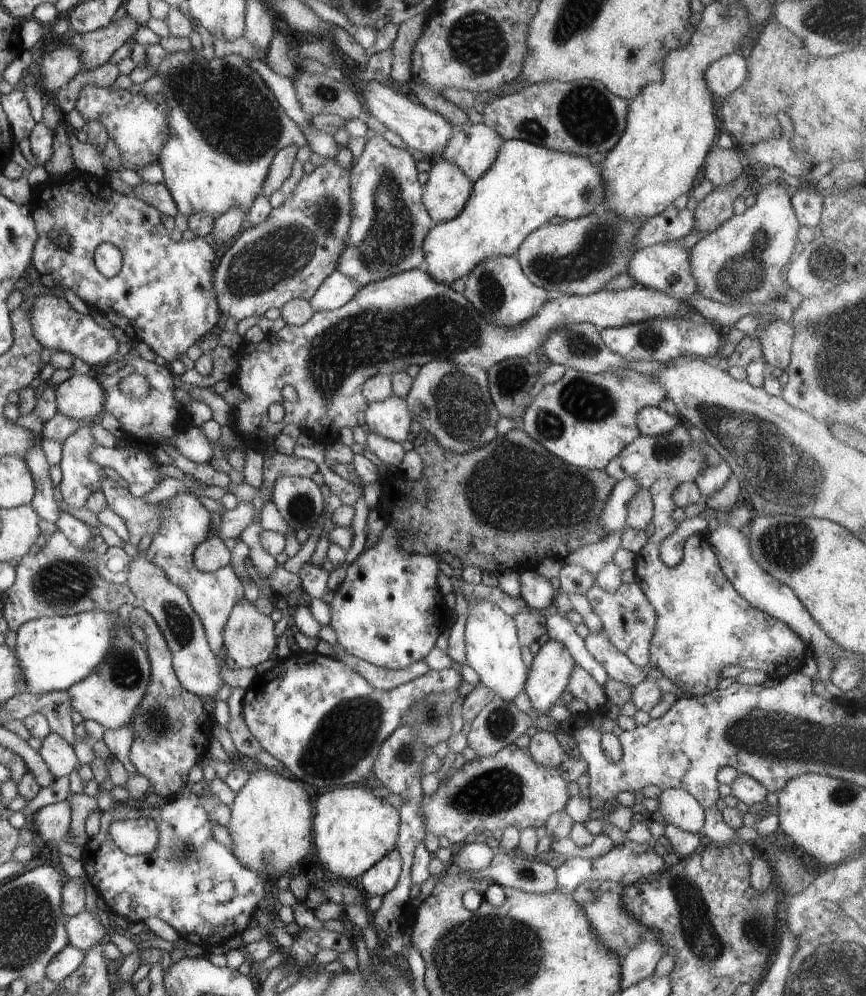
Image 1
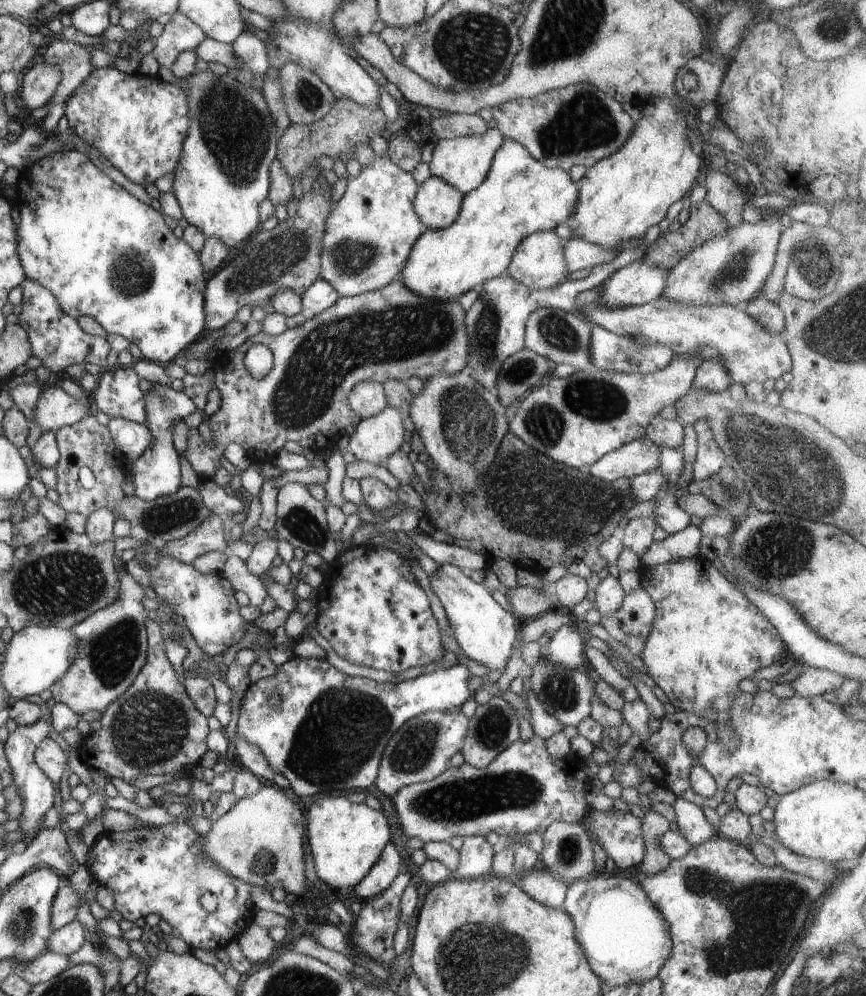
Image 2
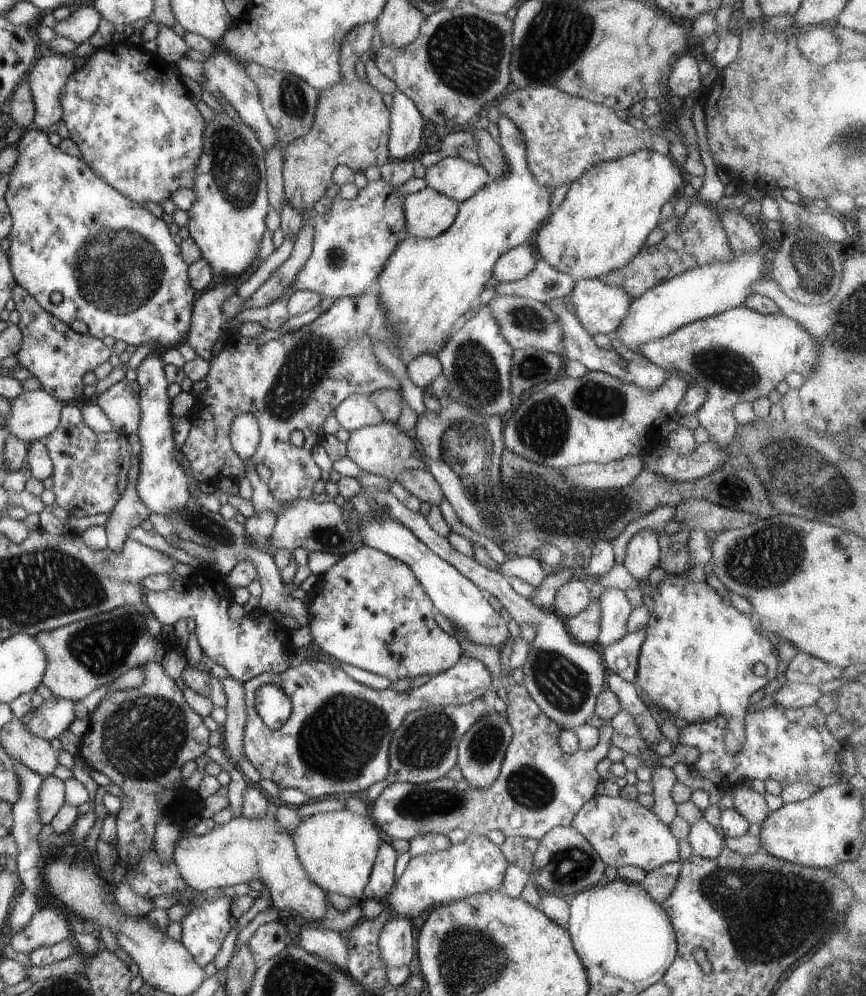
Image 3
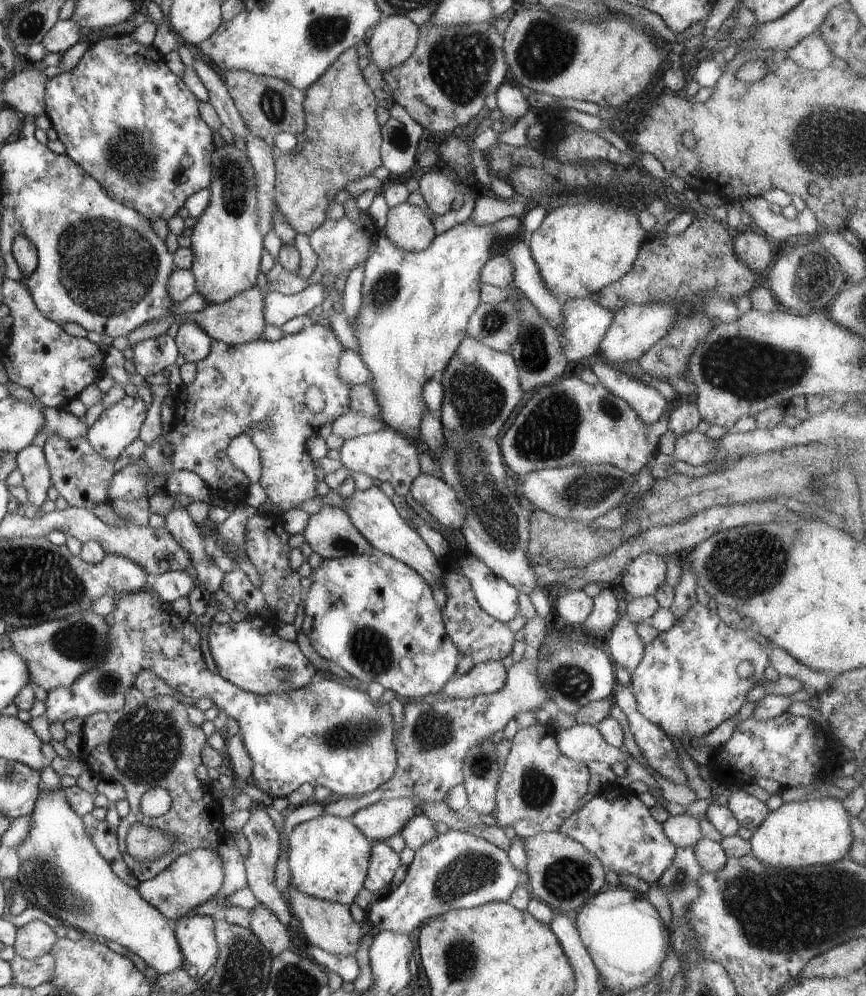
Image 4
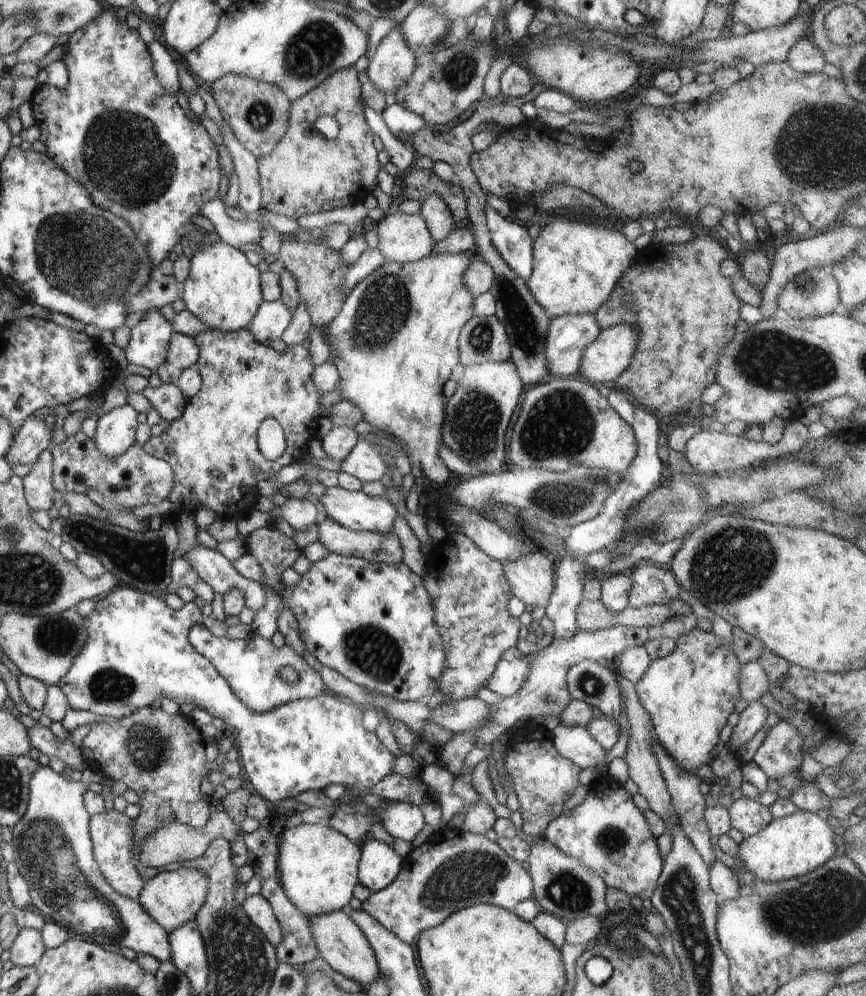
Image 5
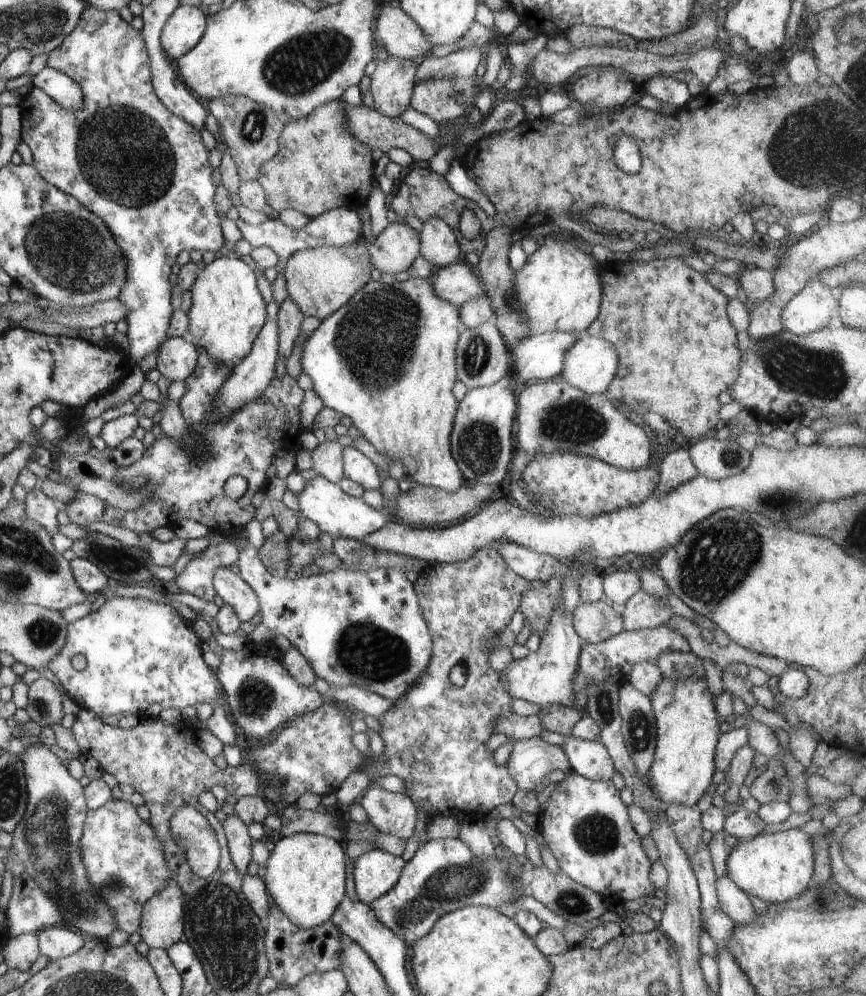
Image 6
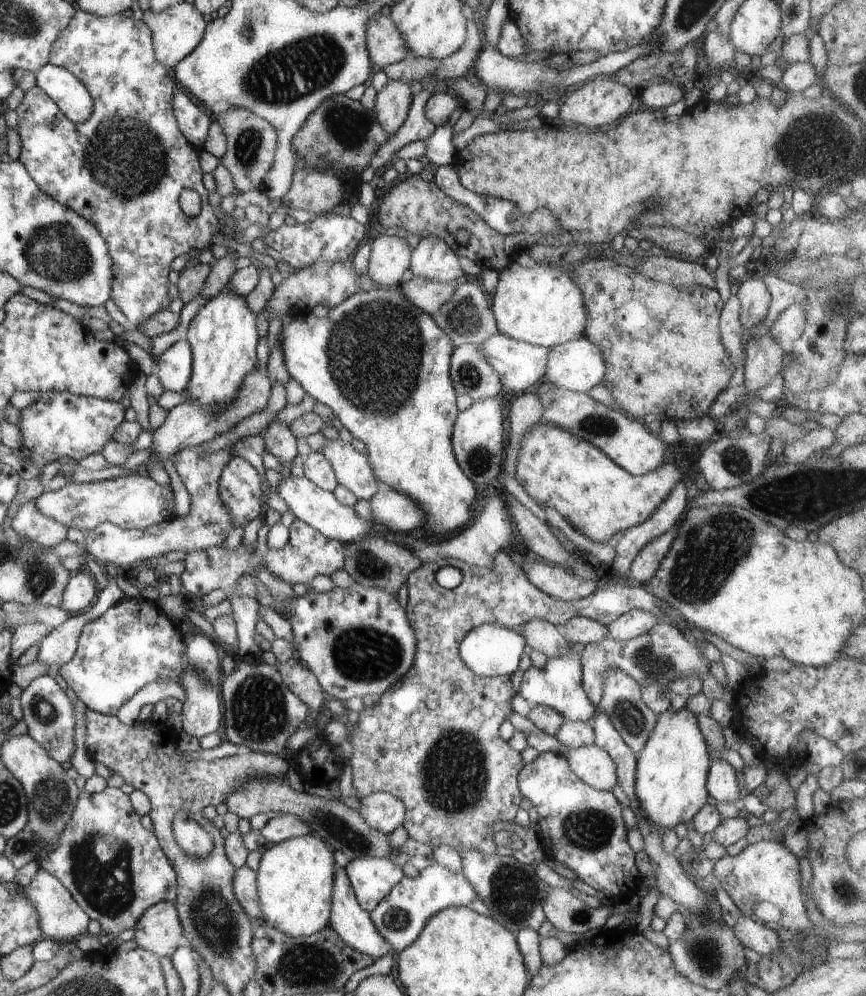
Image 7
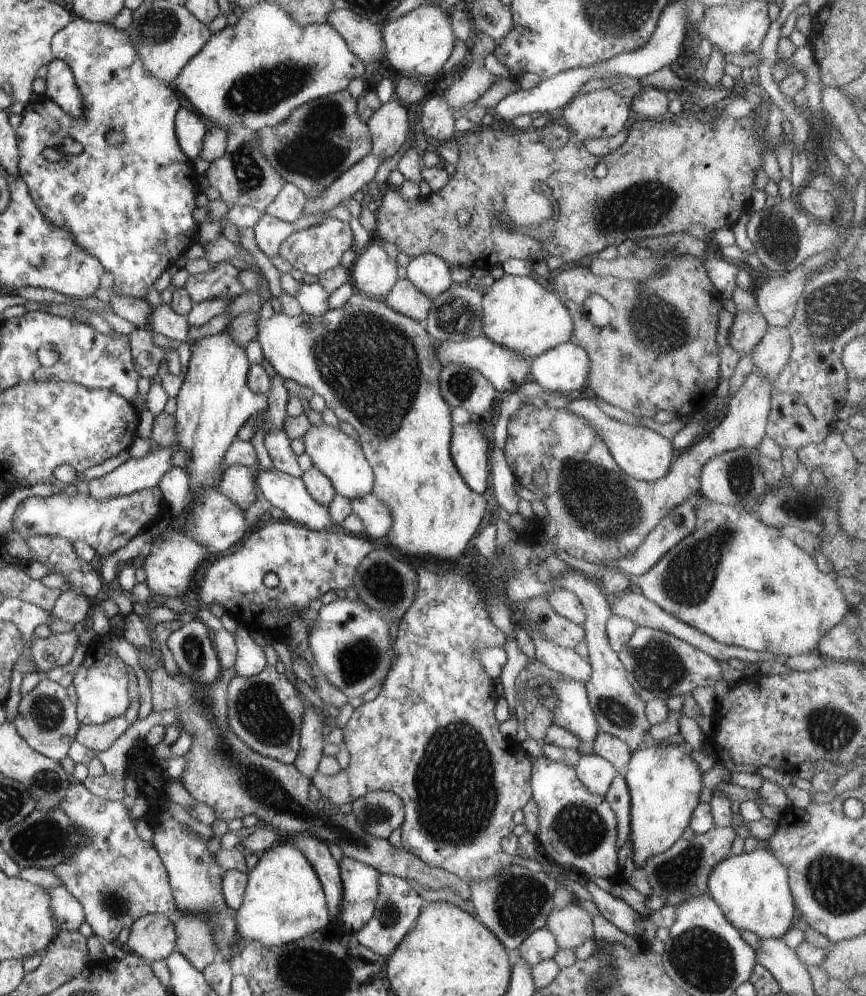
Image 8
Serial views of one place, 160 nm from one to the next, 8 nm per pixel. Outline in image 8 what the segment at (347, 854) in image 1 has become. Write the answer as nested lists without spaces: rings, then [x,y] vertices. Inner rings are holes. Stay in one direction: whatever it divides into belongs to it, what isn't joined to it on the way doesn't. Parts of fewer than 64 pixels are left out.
[[[284,839],[276,842],[247,872],[247,887],[235,916],[237,932],[246,942],[279,947],[310,936],[330,922],[327,898],[316,871],[296,847]]]

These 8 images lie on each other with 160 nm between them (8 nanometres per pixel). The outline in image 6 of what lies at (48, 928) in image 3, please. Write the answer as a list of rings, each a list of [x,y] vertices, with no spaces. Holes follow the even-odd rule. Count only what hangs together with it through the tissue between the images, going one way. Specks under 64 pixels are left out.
[[[28,932],[12,937],[3,950],[4,962],[10,969],[27,971],[40,956],[38,936]]]

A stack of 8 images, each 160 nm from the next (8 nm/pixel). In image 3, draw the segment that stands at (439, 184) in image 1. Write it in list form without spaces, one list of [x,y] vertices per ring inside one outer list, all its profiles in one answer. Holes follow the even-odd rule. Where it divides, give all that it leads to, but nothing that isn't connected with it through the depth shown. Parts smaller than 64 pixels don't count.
[[[432,188],[406,195],[404,218],[406,230],[417,238],[435,238],[455,222],[459,203]]]

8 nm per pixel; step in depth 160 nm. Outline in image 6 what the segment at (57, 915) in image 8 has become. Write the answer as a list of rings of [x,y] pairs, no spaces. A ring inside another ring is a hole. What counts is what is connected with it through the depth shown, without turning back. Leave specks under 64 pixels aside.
[[[26,871],[14,877],[12,896],[7,907],[8,936],[34,932],[50,926],[65,926],[66,916],[58,902],[48,896]]]

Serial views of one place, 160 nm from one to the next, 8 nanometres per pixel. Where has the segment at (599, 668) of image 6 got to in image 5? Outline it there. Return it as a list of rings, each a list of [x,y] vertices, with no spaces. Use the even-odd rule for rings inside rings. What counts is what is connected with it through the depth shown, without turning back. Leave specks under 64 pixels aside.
[[[689,610],[686,614],[674,614],[674,618],[666,620],[660,626],[626,627],[619,625],[596,631],[579,629],[570,638],[554,637],[548,646],[530,655],[530,670],[528,670],[528,677],[522,684],[522,688],[514,696],[503,697],[499,702],[490,704],[490,716],[484,722],[484,726],[462,730],[462,732],[452,732],[452,736],[465,733],[476,738],[474,747],[490,746],[498,740],[500,735],[514,731],[518,721],[532,720],[540,716],[555,720],[570,705],[572,699],[566,688],[566,674],[576,664],[579,664],[580,660],[592,660],[592,662],[598,662],[616,670],[620,656],[626,648],[643,647],[646,640],[660,638],[660,636],[676,641],[682,634],[688,634],[690,630],[697,628],[698,618],[694,610]]]

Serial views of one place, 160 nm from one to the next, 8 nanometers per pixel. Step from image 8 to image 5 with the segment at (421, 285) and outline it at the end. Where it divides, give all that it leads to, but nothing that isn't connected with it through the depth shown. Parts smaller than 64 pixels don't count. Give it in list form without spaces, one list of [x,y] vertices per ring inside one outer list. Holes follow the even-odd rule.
[[[428,196],[422,202],[421,216],[428,226],[434,243],[444,240],[456,227],[452,210],[439,196]]]

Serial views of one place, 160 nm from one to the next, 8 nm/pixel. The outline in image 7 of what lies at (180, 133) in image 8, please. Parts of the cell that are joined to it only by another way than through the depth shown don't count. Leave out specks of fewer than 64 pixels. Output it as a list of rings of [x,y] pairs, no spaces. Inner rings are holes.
[[[181,88],[172,96],[173,114],[184,137],[196,149],[202,150],[213,118],[208,116]]]

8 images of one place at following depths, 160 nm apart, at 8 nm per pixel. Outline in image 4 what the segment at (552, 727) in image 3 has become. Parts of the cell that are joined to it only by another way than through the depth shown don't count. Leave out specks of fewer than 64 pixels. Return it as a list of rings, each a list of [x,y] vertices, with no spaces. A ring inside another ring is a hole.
[[[536,723],[518,731],[512,740],[502,777],[496,794],[494,818],[498,827],[511,827],[524,840],[541,833],[558,831],[558,828],[576,812],[578,801],[588,792],[591,778],[588,766],[560,753],[557,740],[545,726]],[[402,796],[402,798],[382,800],[356,812],[349,820],[352,820],[358,826],[358,830],[370,841],[386,841],[389,837],[399,834],[408,822],[412,822],[414,816],[422,816],[420,809],[418,810],[418,804],[423,803],[432,802],[430,800],[422,802],[418,796]]]

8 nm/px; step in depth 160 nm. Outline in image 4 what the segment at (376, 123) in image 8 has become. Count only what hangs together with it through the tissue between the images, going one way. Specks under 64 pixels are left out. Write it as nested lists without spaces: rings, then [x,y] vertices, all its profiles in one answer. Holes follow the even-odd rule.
[[[384,15],[373,29],[374,34],[370,36],[367,46],[370,47],[370,58],[372,58],[373,64],[382,73],[386,73],[393,67],[398,67],[400,64],[408,61],[408,58],[412,57],[419,40],[420,30],[414,22],[401,15]]]

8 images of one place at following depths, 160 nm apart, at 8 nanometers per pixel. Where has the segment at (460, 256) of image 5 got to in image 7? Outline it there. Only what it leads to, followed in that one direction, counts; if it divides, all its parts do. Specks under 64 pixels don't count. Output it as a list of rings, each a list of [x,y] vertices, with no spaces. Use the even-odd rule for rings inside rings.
[[[377,286],[366,292],[356,292],[352,296],[348,296],[344,302],[340,302],[338,306],[330,309],[324,318],[316,318],[312,311],[308,314],[291,315],[288,314],[282,319],[282,352],[284,352],[284,364],[286,370],[290,374],[290,378],[294,378],[302,389],[312,396],[316,401],[328,406],[332,412],[338,416],[338,420],[342,426],[353,438],[360,440],[366,445],[366,455],[368,456],[371,468],[374,470],[376,479],[382,480],[383,485],[390,486],[398,492],[406,494],[408,498],[412,498],[420,510],[426,516],[426,535],[431,537],[440,537],[448,535],[449,532],[458,530],[463,524],[466,524],[472,516],[470,506],[474,505],[476,498],[476,488],[470,481],[470,478],[460,469],[458,462],[453,454],[451,435],[453,427],[458,417],[459,410],[456,405],[457,393],[454,390],[452,380],[450,379],[450,362],[454,352],[454,344],[450,340],[450,336],[438,326],[437,321],[433,316],[422,312],[420,308],[416,308],[402,292],[400,286],[388,287]]]

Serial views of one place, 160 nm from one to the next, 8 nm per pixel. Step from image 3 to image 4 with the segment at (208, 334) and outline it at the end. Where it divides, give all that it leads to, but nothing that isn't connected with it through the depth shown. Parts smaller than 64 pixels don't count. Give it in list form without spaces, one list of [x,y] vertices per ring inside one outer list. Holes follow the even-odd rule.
[[[184,322],[173,340],[186,363],[196,364],[208,357],[213,342],[196,322]]]

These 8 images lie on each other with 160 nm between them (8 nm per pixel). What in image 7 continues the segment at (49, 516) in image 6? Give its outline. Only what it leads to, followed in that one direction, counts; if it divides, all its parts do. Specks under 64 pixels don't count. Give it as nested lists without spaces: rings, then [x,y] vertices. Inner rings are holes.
[[[36,500],[28,501],[20,507],[12,519],[12,527],[19,532],[19,536],[48,547],[60,544],[67,538],[68,532],[60,522],[44,516],[36,508]]]

